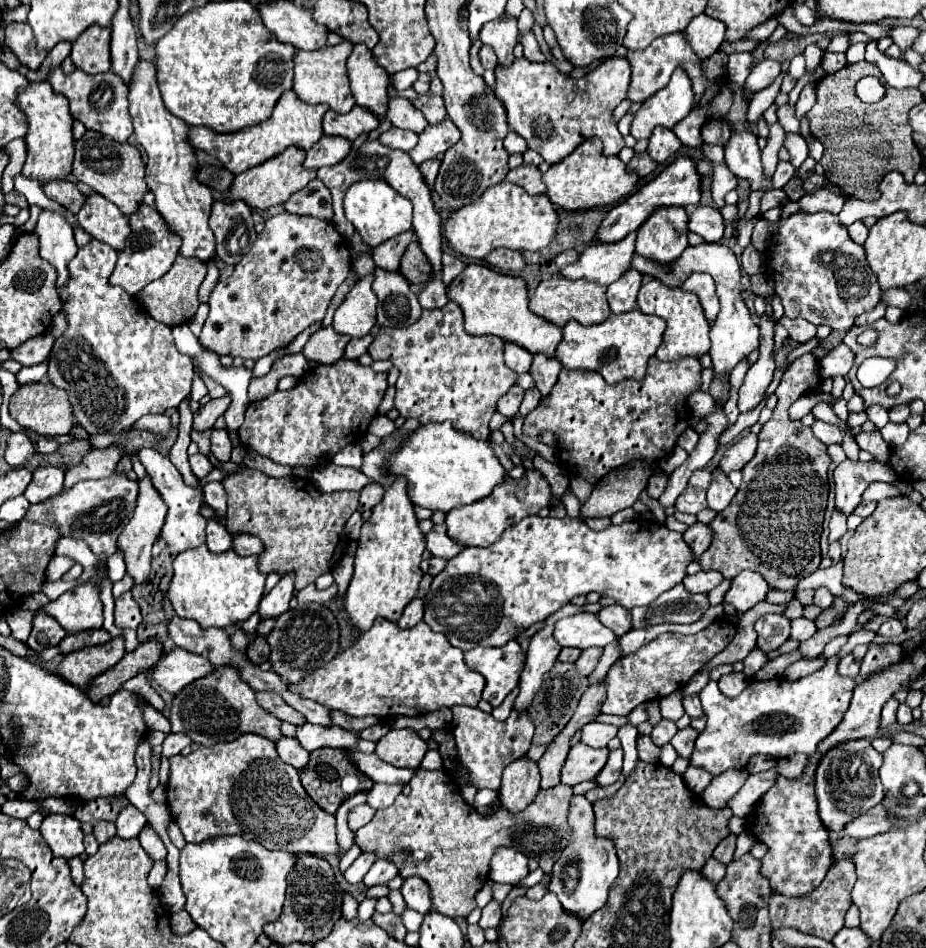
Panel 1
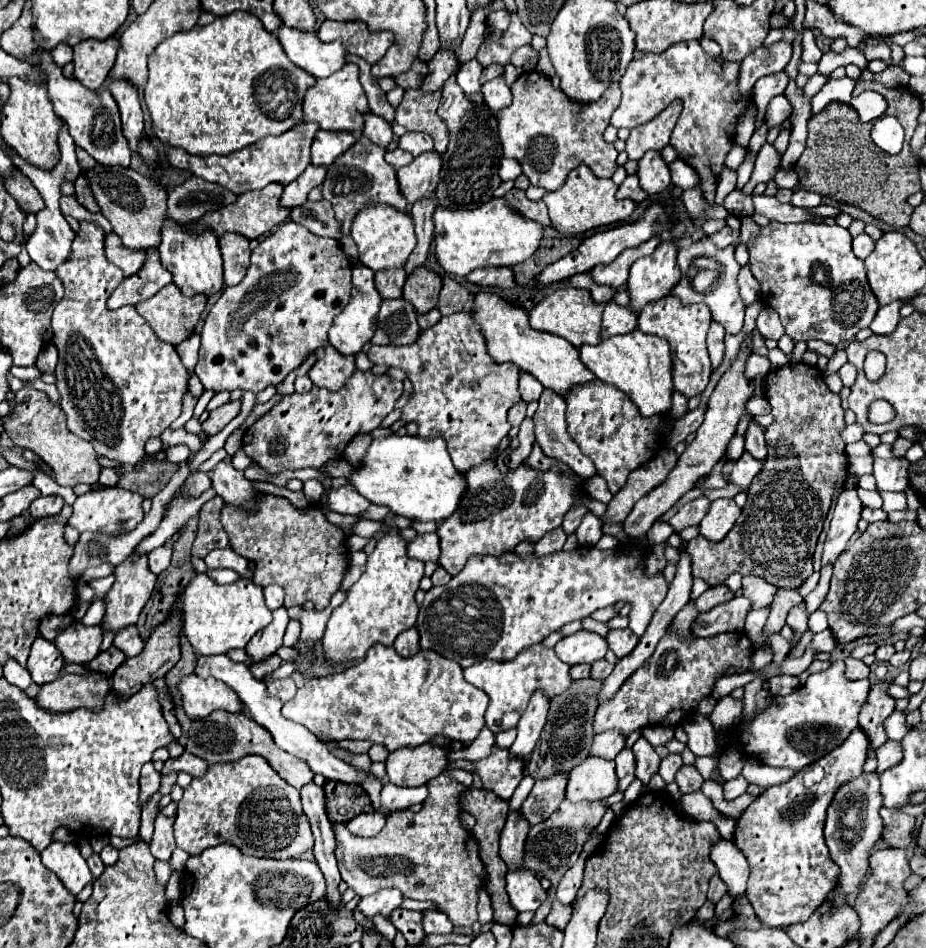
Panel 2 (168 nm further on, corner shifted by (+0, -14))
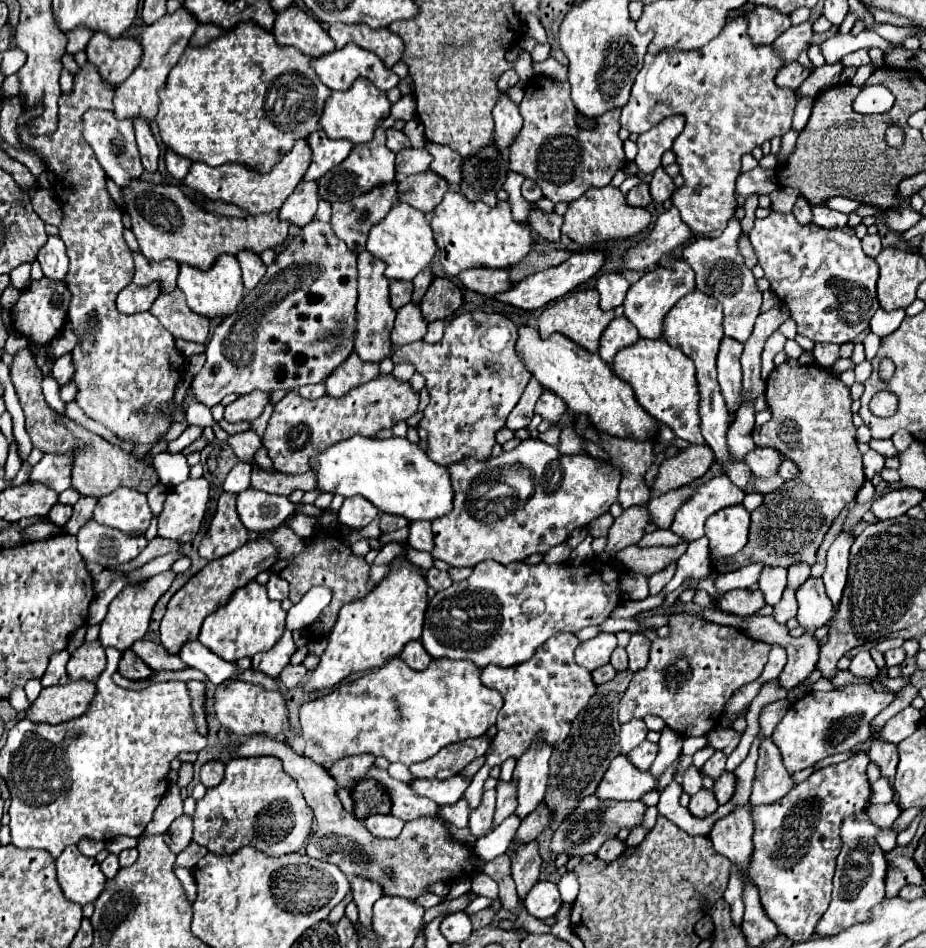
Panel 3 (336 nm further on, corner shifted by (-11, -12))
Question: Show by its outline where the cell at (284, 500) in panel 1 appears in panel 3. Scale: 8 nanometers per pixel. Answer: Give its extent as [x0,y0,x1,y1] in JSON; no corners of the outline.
[268,524,376,640]

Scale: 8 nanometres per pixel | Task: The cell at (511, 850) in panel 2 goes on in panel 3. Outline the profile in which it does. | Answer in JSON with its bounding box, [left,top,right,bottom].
[508,842,542,904]

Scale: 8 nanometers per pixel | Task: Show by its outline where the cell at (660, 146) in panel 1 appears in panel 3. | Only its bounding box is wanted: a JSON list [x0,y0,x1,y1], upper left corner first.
[650,166,674,202]

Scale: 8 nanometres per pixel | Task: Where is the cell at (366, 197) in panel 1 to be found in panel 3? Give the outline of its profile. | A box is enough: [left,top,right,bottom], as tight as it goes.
[368,204,436,280]

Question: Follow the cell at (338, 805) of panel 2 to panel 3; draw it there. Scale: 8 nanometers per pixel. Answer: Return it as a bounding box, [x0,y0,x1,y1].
[352,778,392,820]

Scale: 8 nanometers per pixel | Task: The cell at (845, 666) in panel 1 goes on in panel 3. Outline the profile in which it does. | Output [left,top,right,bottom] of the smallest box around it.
[848,652,878,678]

